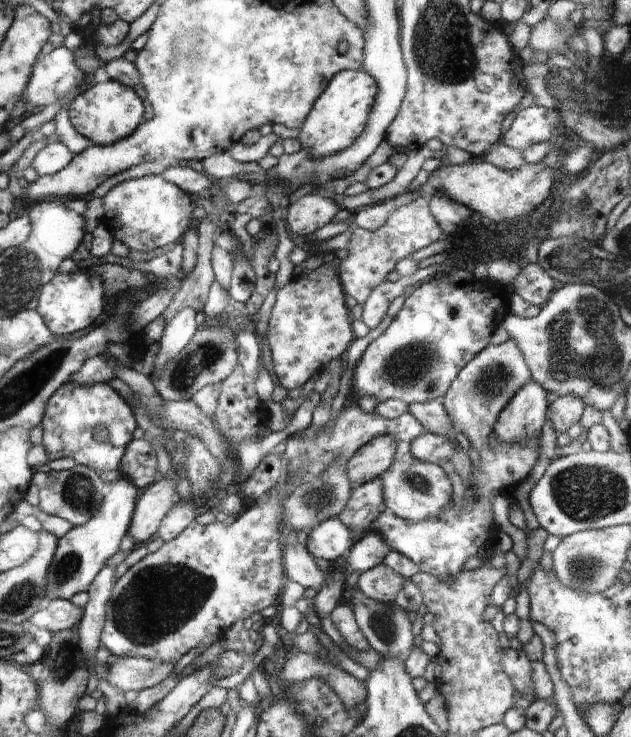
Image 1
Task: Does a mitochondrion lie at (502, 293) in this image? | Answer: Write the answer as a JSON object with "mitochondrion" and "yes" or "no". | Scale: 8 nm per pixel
{"mitochondrion":"no"}

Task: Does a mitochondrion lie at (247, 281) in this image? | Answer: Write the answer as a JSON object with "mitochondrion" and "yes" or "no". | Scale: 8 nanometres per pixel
{"mitochondrion":"no"}

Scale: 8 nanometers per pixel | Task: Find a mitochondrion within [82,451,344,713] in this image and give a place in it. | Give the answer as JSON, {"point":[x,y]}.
{"point":[159,599]}

